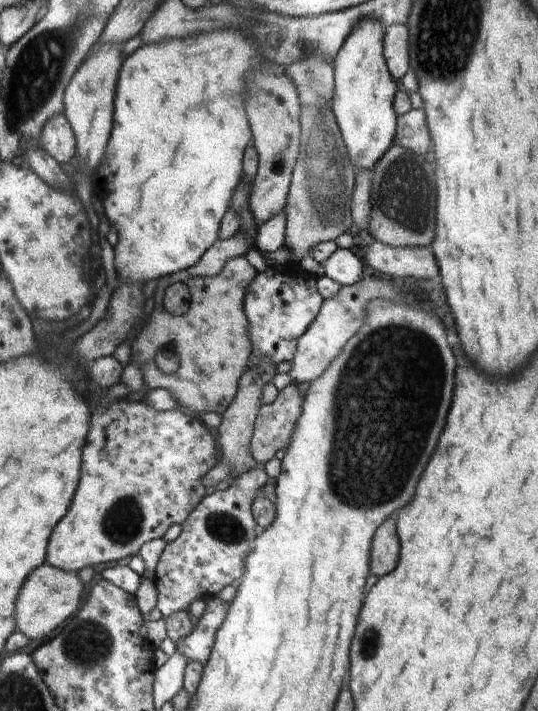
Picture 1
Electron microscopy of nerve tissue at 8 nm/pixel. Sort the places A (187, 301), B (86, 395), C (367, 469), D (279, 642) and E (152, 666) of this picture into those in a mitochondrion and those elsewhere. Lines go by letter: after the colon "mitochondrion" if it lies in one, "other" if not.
A: other
B: other
C: mitochondrion
D: other
E: other

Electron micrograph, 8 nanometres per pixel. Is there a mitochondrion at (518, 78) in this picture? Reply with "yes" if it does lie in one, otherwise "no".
no

